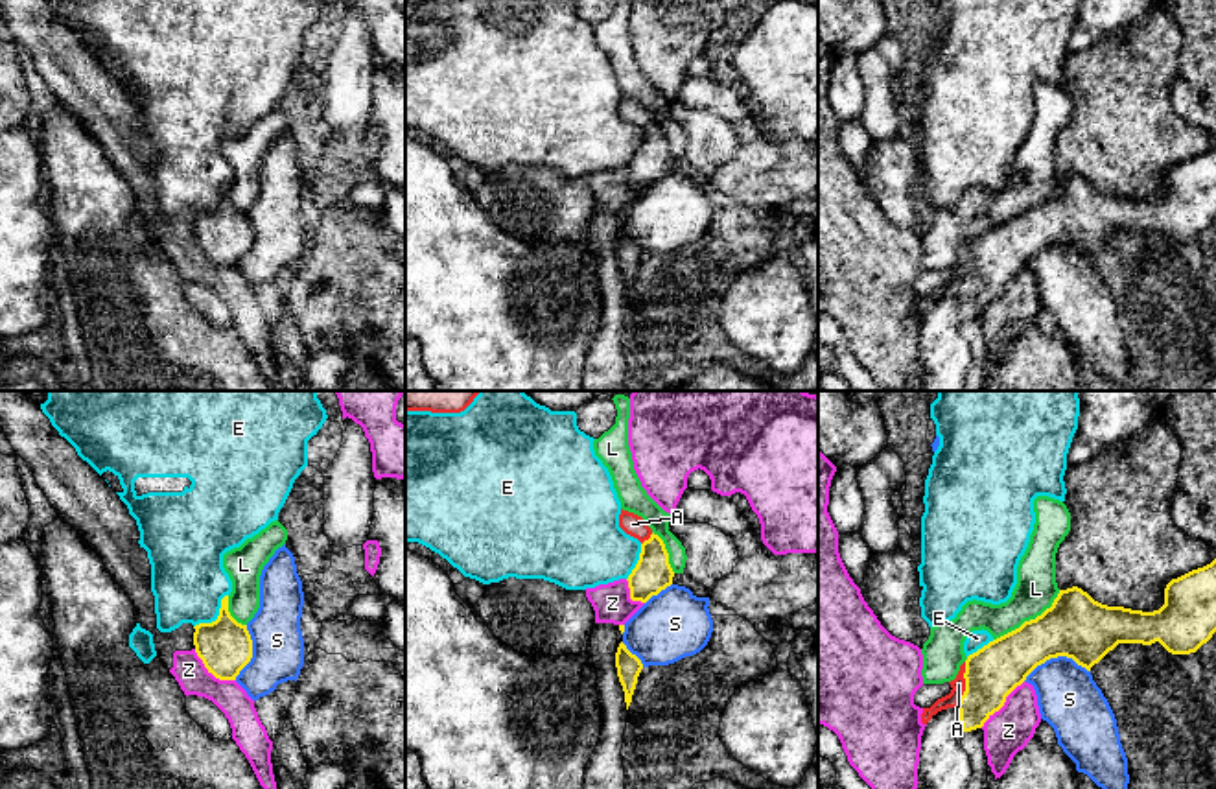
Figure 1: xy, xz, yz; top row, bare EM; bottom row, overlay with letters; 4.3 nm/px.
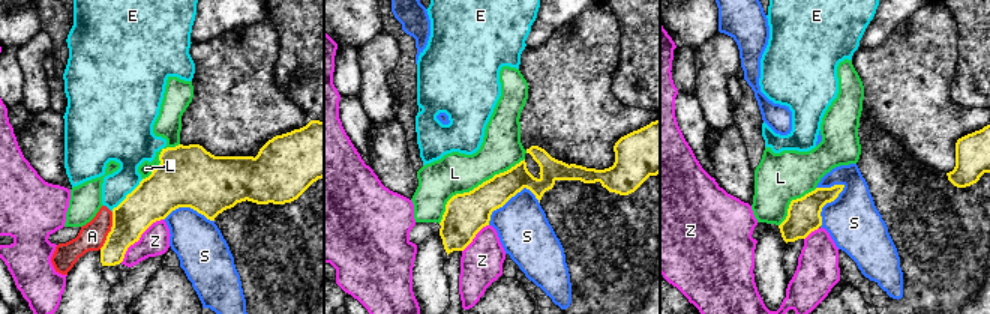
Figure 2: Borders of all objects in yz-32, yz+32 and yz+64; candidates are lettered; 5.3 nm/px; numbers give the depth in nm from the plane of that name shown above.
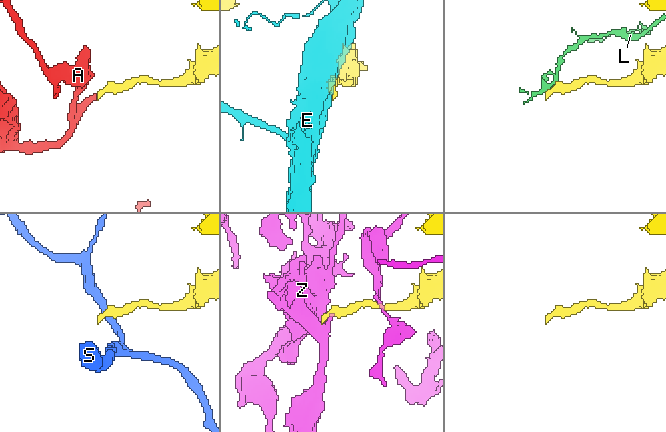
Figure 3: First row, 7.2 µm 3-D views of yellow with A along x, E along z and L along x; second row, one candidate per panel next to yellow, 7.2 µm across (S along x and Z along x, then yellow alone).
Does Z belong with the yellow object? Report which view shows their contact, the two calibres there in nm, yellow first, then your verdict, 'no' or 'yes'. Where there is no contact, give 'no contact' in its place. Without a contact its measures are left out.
yz | 240/200 nm | no

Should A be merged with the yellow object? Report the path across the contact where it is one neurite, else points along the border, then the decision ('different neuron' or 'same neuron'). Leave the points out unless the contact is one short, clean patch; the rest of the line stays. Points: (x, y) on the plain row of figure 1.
way yz (992, 260), (981, 271), (966, 271), (958, 271); same neuron

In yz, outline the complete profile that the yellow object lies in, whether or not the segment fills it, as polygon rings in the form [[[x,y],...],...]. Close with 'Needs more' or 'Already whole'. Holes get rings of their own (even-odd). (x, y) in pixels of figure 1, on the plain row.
[[[1216,146],[1172,166],[1164,192],[1153,199],[1102,192],[1078,173],[1059,177],[1041,203],[969,241],[949,269],[951,280],[923,295],[921,310],[958,295],[962,319],[982,315],[1006,284],[1050,245],[1067,243],[1091,258],[1118,230],[1159,229],[1172,241],[1190,241],[1214,219]]]. Needs more

